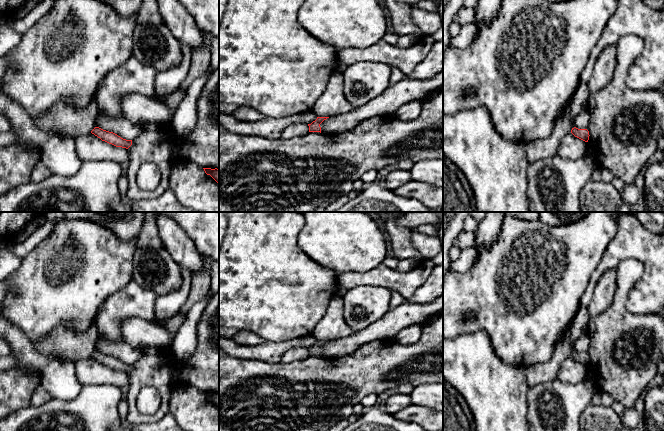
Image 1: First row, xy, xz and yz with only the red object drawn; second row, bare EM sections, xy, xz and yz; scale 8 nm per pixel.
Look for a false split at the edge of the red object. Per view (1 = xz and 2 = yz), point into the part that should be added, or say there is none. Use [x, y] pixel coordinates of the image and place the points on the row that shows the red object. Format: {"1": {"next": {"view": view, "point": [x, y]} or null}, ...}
{"1": {"next": null}, "2": {"next": null}}

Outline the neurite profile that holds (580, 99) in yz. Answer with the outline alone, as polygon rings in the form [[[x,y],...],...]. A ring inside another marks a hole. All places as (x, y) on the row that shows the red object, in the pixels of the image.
[[[582,84],[578,86],[574,96],[573,101],[570,107],[570,116],[572,128],[574,128],[574,119],[580,114],[583,110],[587,109],[587,103],[589,99],[590,93],[588,91],[587,84]]]

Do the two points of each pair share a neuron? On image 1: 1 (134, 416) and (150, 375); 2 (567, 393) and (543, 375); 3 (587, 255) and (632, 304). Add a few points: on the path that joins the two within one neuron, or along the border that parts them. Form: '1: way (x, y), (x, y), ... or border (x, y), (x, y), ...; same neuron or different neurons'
1: way (132, 405), (134, 389), (139, 384); same neuron
2: border (558, 378), (553, 381), (540, 382), (529, 387); different neurons
3: border (608, 244), (586, 286); different neurons

